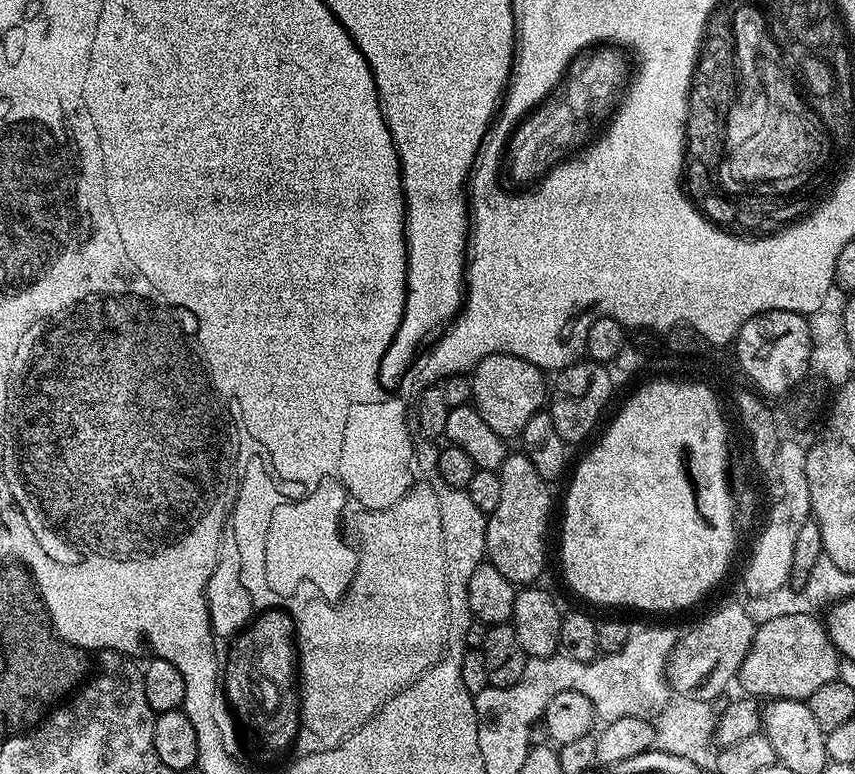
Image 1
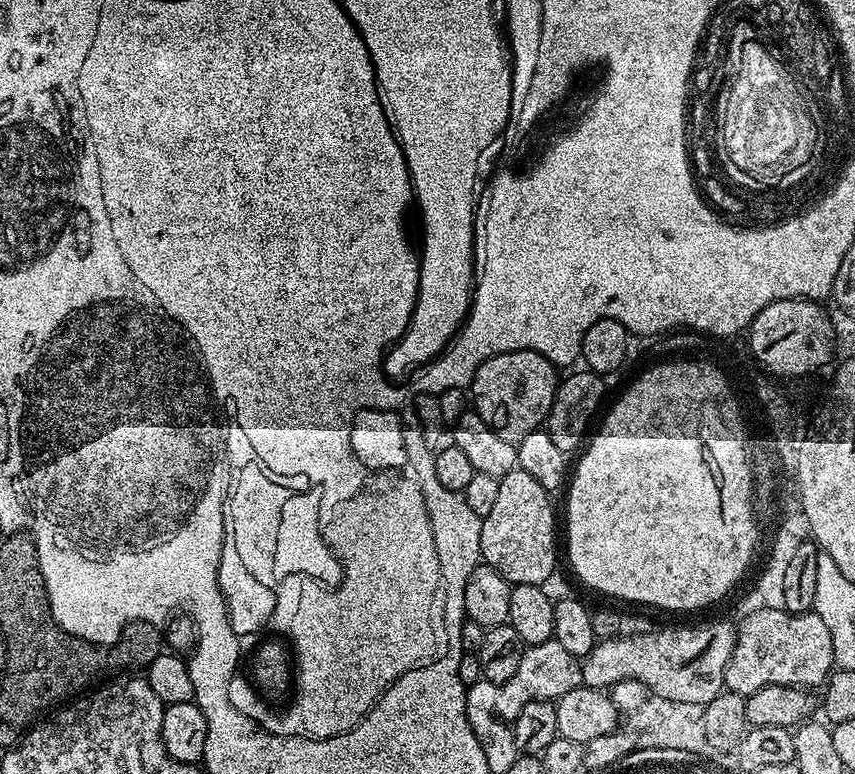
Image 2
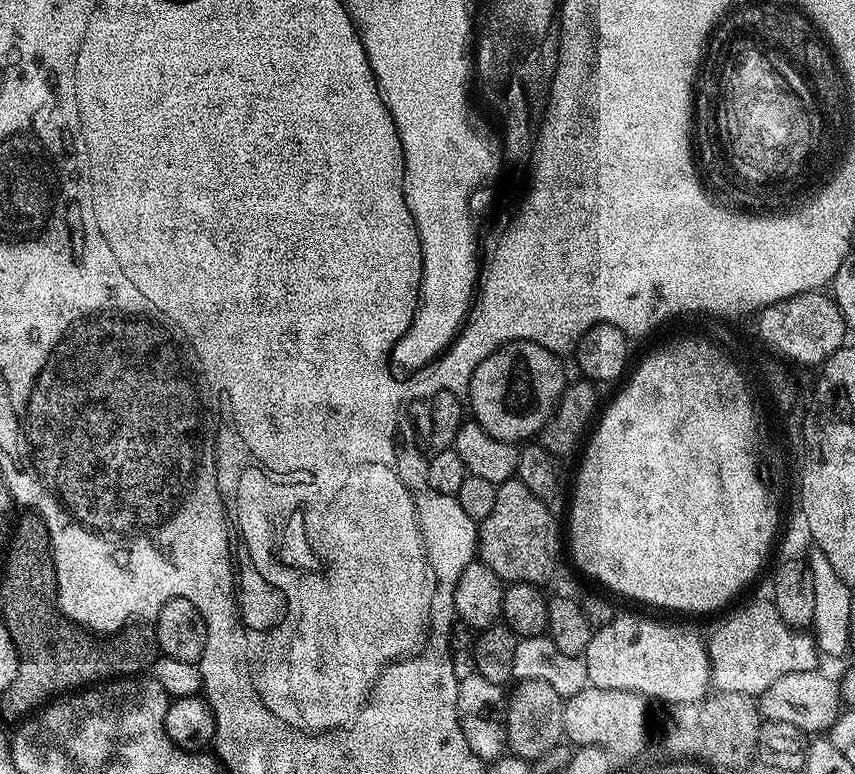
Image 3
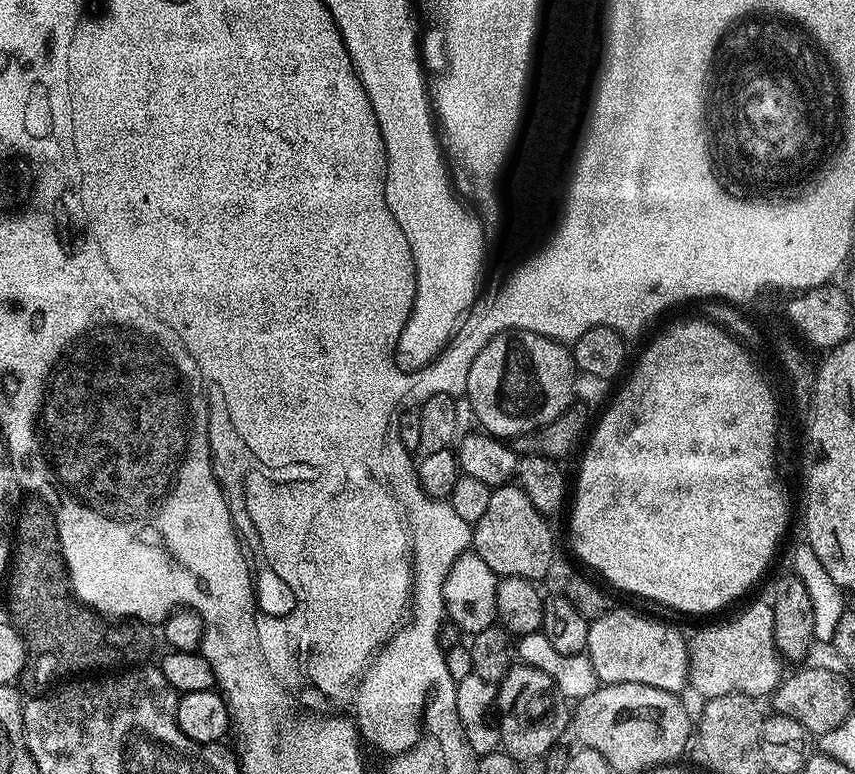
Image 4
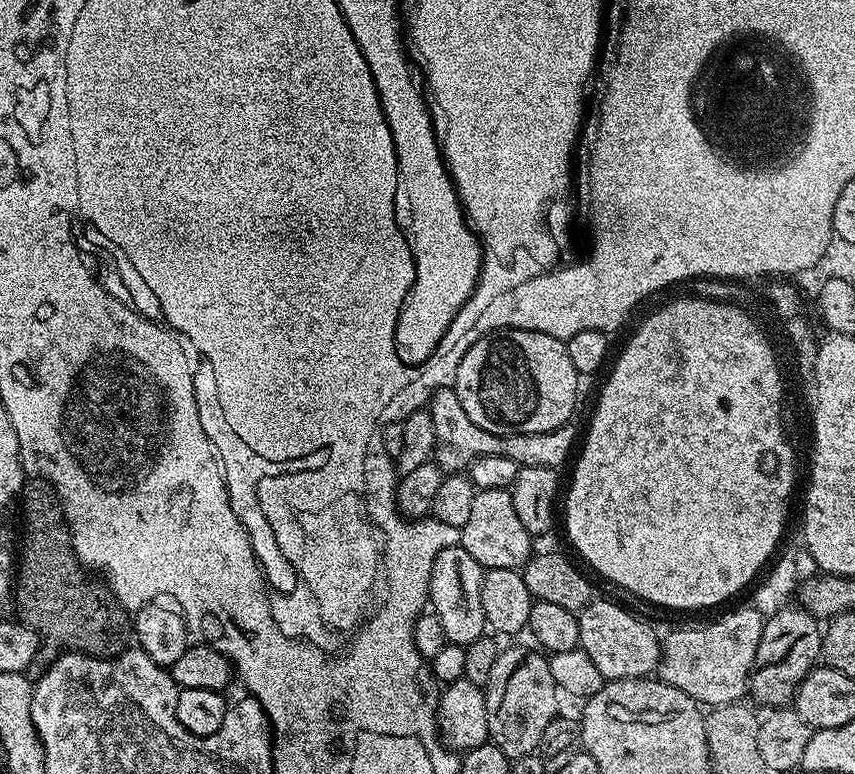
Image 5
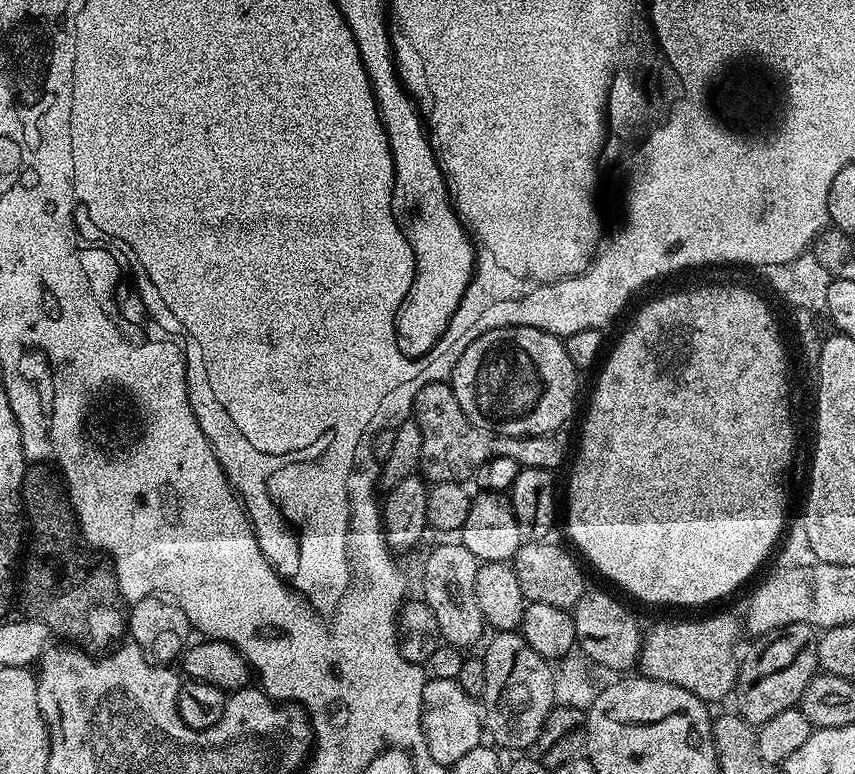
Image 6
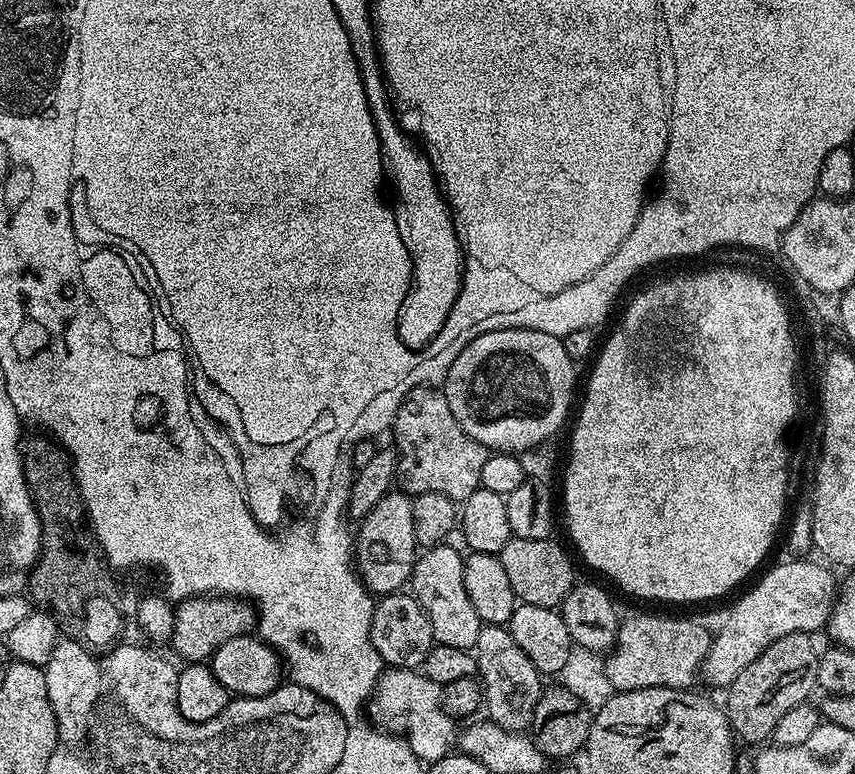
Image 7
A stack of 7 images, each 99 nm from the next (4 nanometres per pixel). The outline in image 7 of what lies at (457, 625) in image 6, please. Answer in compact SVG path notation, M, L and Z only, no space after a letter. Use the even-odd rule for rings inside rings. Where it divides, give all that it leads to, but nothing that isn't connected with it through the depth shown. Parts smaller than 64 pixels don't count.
M448 542L437 544L417 559L412 571L410 592L430 618L432 639L436 644L472 650L475 649L482 621L470 603L470 594L466 594L464 556L450 545Z

